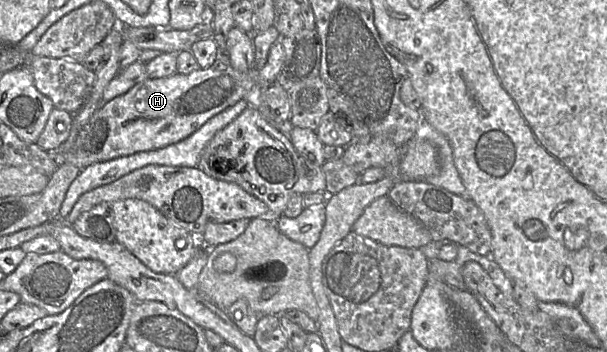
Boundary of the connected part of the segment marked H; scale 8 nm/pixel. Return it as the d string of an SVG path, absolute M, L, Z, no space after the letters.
M276 41L269 50L265 65L260 69L253 68L249 72L237 71L232 67L228 54L223 51L219 53L209 68L200 68L188 75L176 73L158 79L148 78L136 83L127 93L106 102L92 114L84 125L78 126L73 119L68 139L51 153L58 157L59 164L72 164L82 170L95 163L138 152L153 151L175 144L192 135L213 116L235 105L238 101L244 100L254 86L263 85L266 87L275 83L283 63L283 46L280 41Z

